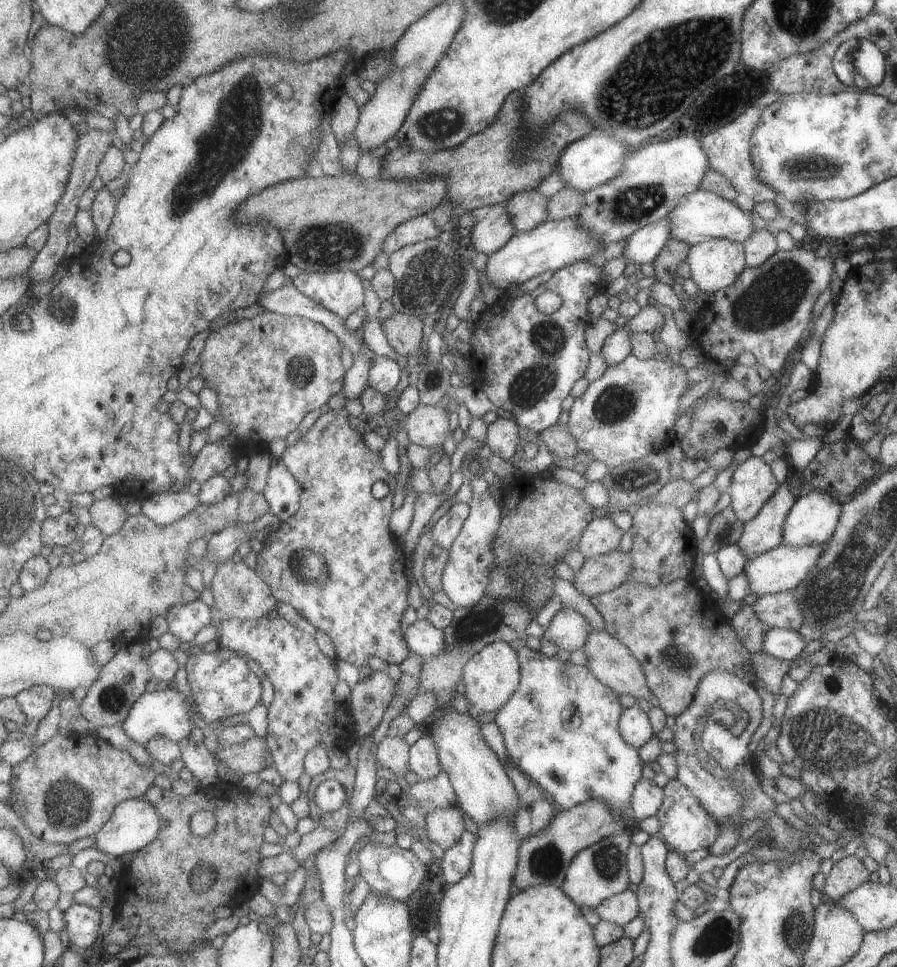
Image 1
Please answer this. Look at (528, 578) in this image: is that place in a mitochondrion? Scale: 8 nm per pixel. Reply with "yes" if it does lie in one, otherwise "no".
yes

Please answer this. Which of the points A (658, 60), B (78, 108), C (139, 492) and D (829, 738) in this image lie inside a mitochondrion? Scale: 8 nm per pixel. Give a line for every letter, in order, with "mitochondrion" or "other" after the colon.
A: mitochondrion
B: other
C: other
D: mitochondrion

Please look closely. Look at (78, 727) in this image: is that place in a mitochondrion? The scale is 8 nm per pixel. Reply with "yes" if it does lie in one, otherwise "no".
no

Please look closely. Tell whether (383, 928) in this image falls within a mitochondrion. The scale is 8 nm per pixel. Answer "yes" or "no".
no

